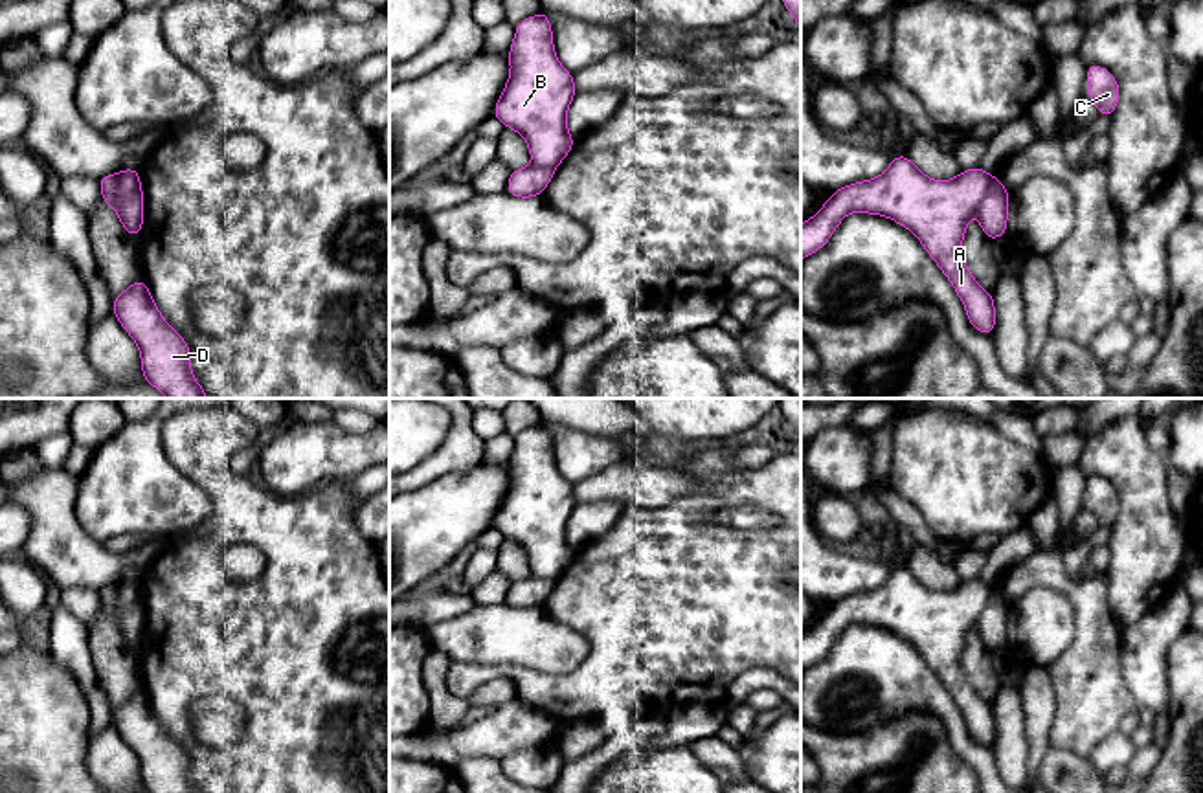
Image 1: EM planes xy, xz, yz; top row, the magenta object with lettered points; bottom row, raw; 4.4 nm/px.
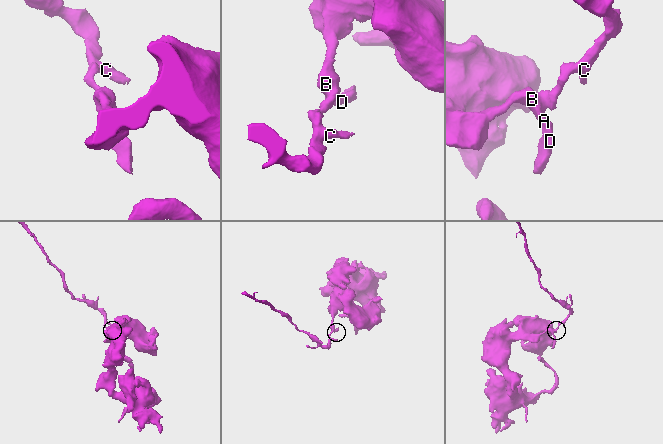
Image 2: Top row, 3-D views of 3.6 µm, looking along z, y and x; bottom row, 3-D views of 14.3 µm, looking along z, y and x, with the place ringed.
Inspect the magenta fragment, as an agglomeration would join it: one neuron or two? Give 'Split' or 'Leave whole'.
Split

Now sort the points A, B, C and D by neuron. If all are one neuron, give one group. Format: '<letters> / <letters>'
A B D / C

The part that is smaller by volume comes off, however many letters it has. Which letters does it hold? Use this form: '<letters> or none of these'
C

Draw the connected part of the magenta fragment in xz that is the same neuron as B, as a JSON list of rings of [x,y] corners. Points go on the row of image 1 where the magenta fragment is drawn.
[[[544,9],[516,24],[509,64],[492,116],[523,136],[531,165],[557,169],[575,145],[568,132],[568,108],[577,88],[573,73],[557,59]]]

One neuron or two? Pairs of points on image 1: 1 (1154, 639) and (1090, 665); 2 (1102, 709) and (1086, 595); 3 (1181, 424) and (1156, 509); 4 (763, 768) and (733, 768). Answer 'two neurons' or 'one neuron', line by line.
1: two neurons
2: one neuron
3: two neurons
4: two neurons

